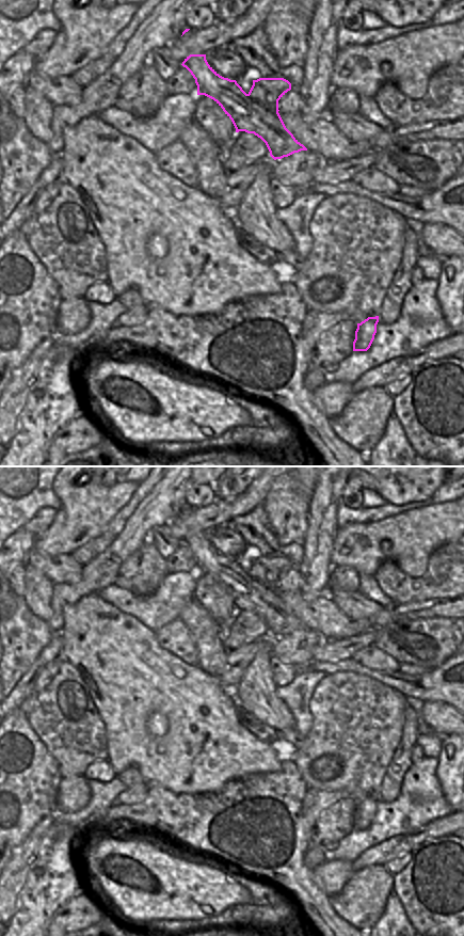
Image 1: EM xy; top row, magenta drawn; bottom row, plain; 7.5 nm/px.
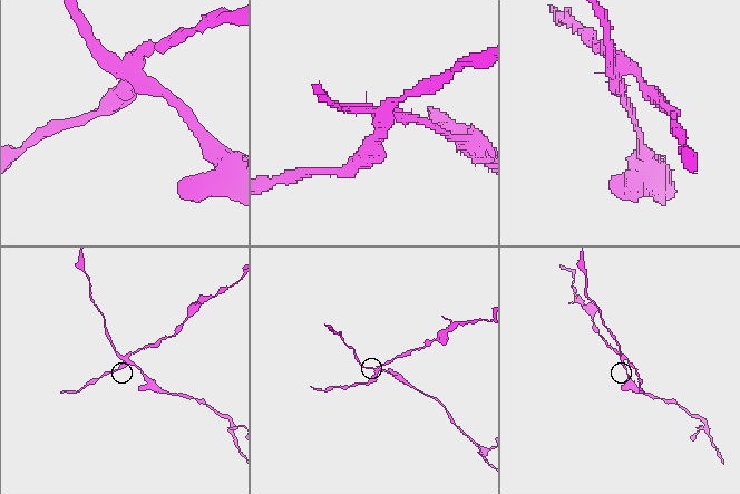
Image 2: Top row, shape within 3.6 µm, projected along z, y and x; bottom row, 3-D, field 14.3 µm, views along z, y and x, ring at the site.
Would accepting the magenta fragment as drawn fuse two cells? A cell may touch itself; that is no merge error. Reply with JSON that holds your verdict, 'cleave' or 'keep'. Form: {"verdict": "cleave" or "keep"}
{"verdict": "cleave"}

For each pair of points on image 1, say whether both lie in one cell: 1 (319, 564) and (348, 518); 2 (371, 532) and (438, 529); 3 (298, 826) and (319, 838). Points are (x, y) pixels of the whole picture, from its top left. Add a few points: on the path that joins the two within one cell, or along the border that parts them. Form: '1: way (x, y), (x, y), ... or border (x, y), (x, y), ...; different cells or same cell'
1: border (341, 503), (336, 514), (337, 527); different cells
2: way (388, 532), (421, 530); same cell
3: border (312, 829), (313, 839); different cells

